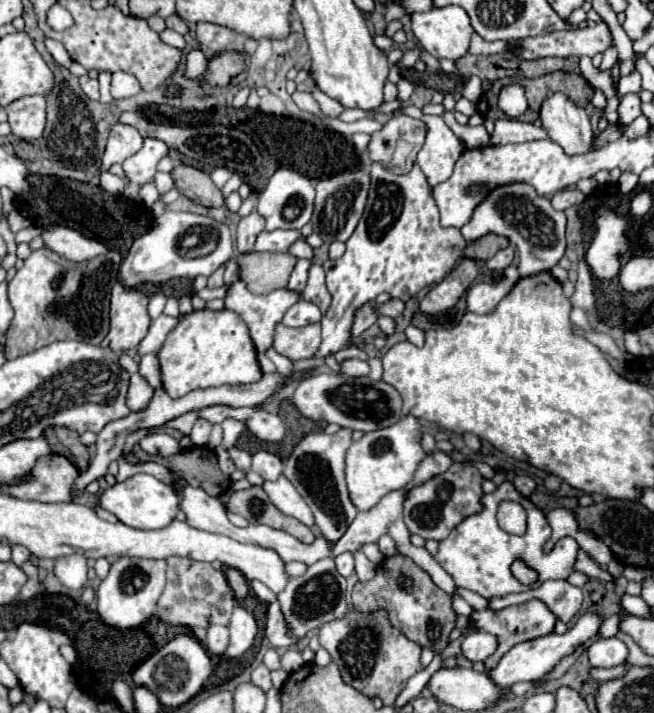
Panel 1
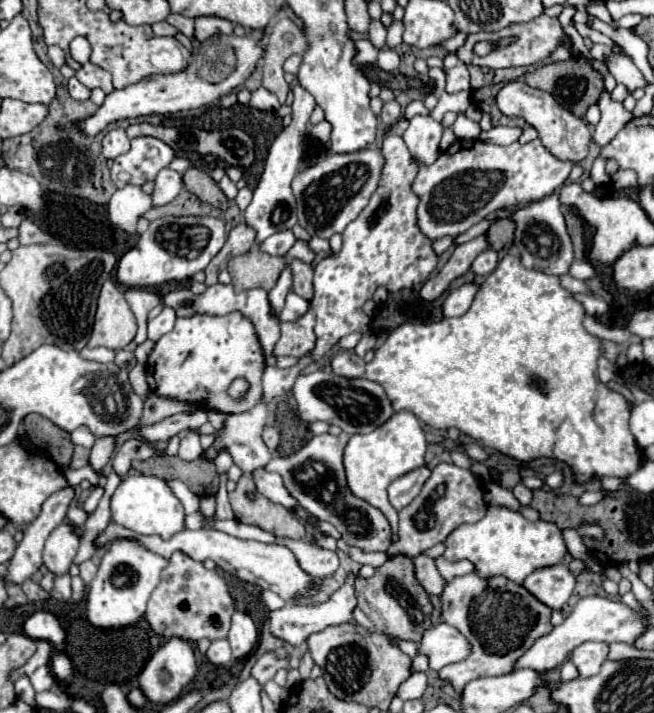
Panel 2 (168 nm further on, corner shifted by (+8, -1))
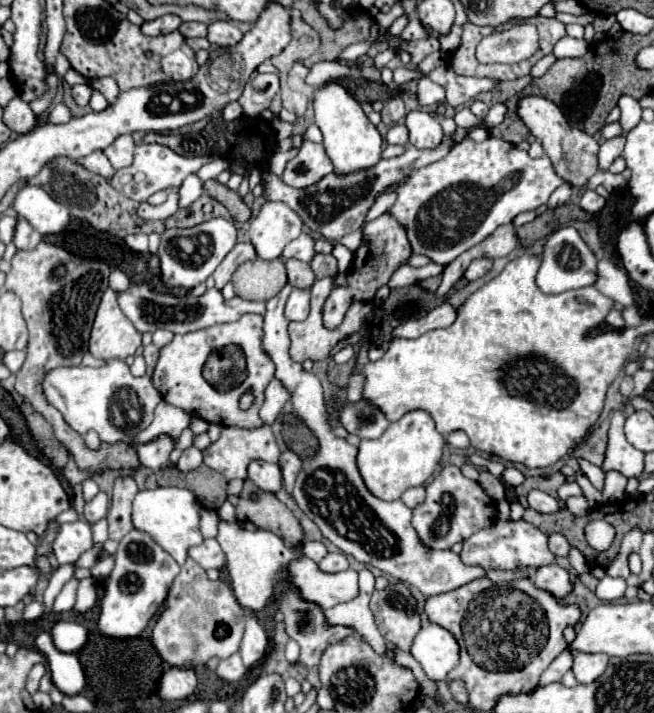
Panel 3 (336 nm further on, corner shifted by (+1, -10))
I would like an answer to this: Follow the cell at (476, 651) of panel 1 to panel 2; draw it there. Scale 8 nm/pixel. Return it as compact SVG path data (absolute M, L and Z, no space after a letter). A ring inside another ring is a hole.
M443 622L425 634L419 652L429 656L429 668L441 670L447 664L465 660L471 654L471 644L457 628Z

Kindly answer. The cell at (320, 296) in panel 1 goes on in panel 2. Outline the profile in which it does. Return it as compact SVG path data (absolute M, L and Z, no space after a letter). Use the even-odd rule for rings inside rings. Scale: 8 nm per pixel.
M301 260L291 262L293 270L293 292L305 300L313 298L313 266Z

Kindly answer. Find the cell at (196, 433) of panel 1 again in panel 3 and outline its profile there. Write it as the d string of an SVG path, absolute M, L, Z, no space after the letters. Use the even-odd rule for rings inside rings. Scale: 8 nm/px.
M190 447L190 449L182 451L182 455L180 455L178 463L176 463L176 467L180 471L192 471L192 469L196 469L200 465L202 465L202 451L196 449L196 447Z

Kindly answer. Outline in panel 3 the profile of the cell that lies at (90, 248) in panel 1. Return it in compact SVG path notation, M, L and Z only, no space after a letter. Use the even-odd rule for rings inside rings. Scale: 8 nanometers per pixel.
M16 217L16 229L14 229L14 245L18 249L32 249L42 241L42 235L32 229L32 225L24 217Z

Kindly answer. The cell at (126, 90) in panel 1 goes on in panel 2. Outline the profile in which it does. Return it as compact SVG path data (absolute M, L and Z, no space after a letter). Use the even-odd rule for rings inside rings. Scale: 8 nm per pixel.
M91 62L83 64L81 70L75 74L77 80L81 84L85 84L87 88L101 88L105 94L111 94L115 88L113 88L113 82L111 82L111 74L107 70L101 70L99 66L93 66Z

